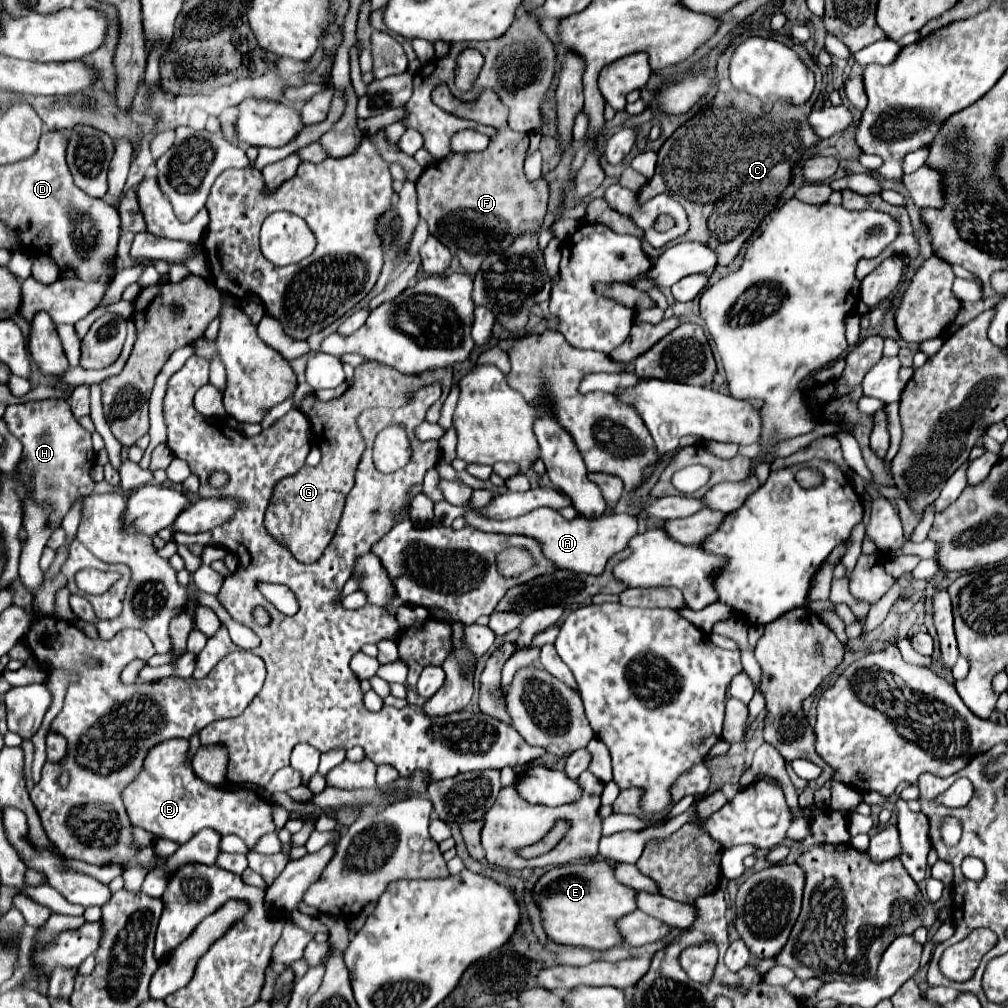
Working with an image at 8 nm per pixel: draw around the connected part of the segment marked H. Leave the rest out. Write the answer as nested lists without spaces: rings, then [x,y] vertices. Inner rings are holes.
[[[46,399],[46,401],[30,401],[24,405],[10,405],[6,409],[4,421],[14,437],[24,445],[24,457],[18,463],[20,477],[26,481],[34,481],[34,497],[38,501],[54,501],[54,509],[58,509],[58,525],[66,515],[66,509],[74,505],[78,497],[86,497],[94,489],[94,481],[90,477],[90,455],[92,443],[90,433],[82,429],[82,425],[72,415],[72,409],[62,399]]]

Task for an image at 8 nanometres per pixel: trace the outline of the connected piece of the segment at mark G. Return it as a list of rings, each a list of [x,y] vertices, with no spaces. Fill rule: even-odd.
[[[366,363],[356,367],[354,381],[354,387],[338,399],[322,403],[316,397],[308,397],[304,401],[302,409],[310,419],[312,441],[320,447],[322,461],[316,467],[304,465],[298,473],[280,479],[274,485],[274,493],[266,509],[264,523],[270,535],[282,541],[302,563],[314,563],[316,559],[320,559],[336,533],[344,509],[344,499],[354,485],[354,473],[364,453],[362,433],[358,433],[356,425],[360,413],[368,407],[402,407],[418,389],[430,385],[432,381],[438,381],[442,387],[442,395],[426,411],[426,421],[436,423],[440,417],[440,407],[446,401],[452,387],[452,369],[434,369],[432,373],[424,373],[420,377],[404,377],[392,367],[380,363]]]

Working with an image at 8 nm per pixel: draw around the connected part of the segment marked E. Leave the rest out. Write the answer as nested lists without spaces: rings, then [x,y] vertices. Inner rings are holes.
[[[606,861],[570,863],[546,871],[534,883],[532,899],[540,909],[542,927],[548,939],[558,945],[574,945],[594,951],[620,945],[622,937],[616,929],[616,921],[636,909],[634,891],[616,881],[614,869]]]

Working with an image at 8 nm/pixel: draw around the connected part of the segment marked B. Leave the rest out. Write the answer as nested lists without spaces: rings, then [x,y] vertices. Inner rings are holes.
[[[170,739],[150,749],[142,773],[122,793],[134,827],[142,827],[156,837],[166,837],[176,843],[186,843],[200,829],[210,827],[220,835],[238,835],[248,849],[252,849],[262,835],[276,829],[272,819],[274,805],[270,801],[256,795],[252,789],[230,791],[206,785],[206,781],[192,771],[192,765],[186,765],[188,749],[190,743],[186,739]]]

